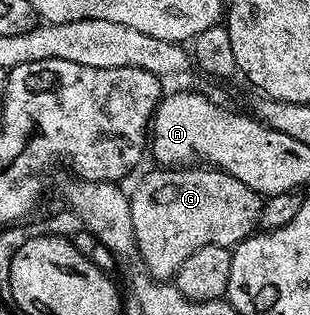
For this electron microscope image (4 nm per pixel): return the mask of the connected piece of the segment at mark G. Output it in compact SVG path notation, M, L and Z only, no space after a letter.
M164 166L160 172L148 172L130 192L130 218L134 222L134 238L138 260L145 264L147 275L153 280L171 281L176 271L194 254L207 244L217 244L231 249L247 236L253 235L260 224L262 197L260 193L250 190L246 182L238 182L230 174L219 168L207 166L178 166L172 169Z

